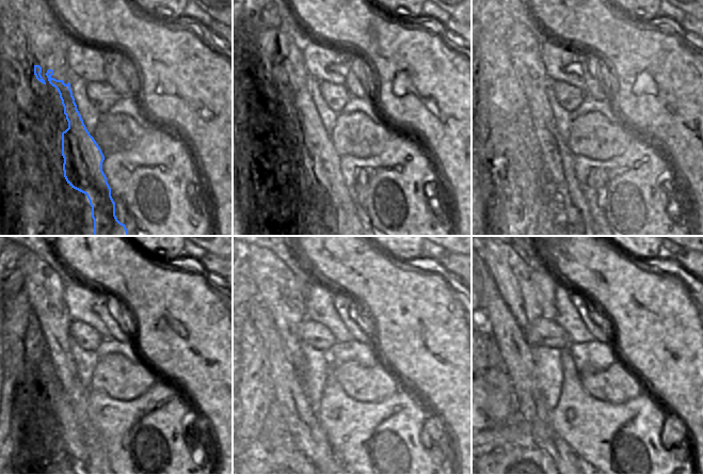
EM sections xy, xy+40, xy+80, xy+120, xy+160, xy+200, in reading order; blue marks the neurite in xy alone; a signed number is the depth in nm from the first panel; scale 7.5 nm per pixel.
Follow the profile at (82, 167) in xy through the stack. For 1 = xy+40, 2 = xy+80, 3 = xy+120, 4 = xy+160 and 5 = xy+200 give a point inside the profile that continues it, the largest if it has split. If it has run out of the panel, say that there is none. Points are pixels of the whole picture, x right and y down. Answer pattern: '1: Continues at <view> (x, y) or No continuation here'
1: Continues at xy+40 (320, 159)
2: Continues at xy+80 (557, 159)
3: Continues at xy+120 (56, 331)
4: Continues at xy+160 (288, 328)
5: Continues at xy+200 (499, 270)

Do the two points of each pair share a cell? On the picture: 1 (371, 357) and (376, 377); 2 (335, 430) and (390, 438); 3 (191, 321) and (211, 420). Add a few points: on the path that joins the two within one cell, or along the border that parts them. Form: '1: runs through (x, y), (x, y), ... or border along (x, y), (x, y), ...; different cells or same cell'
1: border along (379, 360), (369, 367), (349, 361); different cells
2: runs through (349, 430), (377, 430); same cell
3: runs through (204, 346), (211, 353), (211, 395); same cell

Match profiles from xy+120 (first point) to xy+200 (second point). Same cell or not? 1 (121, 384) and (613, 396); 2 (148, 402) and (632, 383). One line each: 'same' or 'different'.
1: same
2: different

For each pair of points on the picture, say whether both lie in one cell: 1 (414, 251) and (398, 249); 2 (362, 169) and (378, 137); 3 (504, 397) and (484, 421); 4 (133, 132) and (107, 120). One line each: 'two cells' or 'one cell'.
1: one cell
2: two cells
3: one cell
4: one cell

